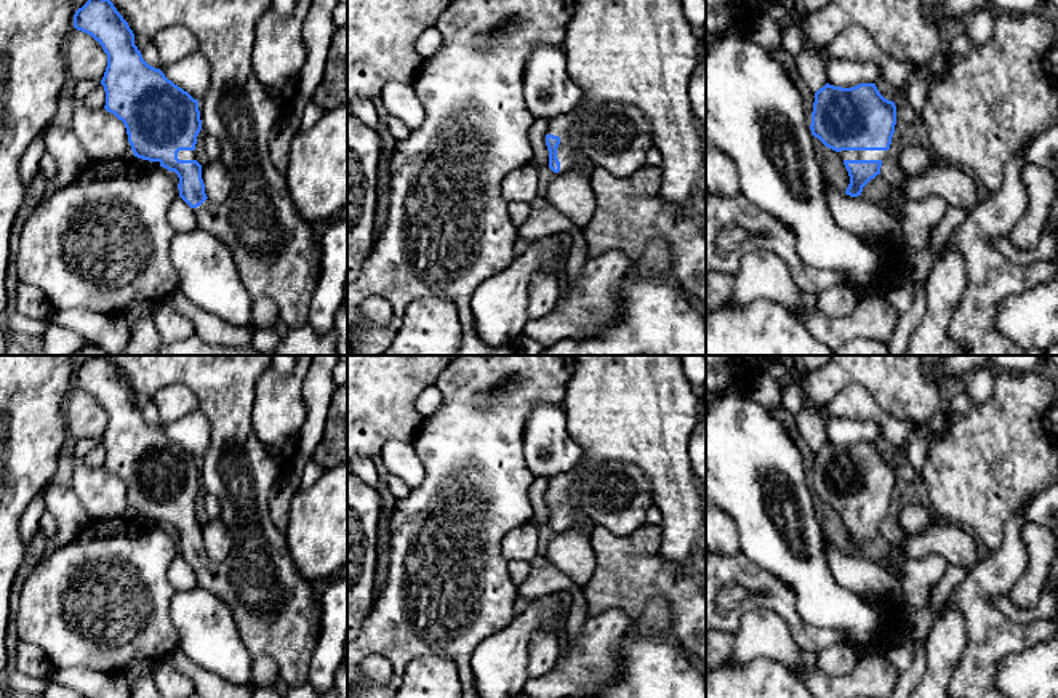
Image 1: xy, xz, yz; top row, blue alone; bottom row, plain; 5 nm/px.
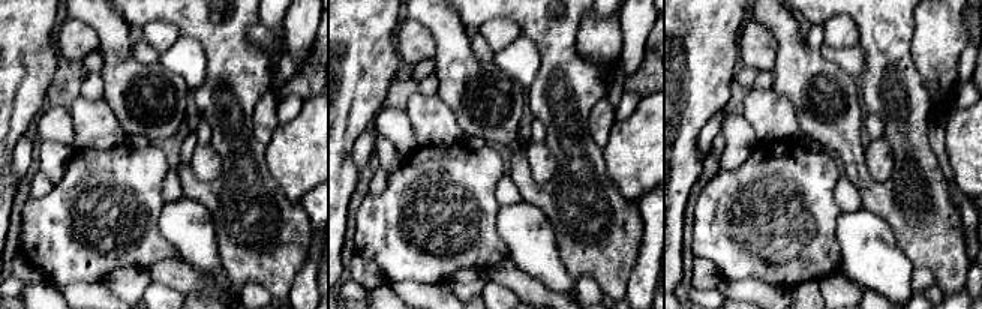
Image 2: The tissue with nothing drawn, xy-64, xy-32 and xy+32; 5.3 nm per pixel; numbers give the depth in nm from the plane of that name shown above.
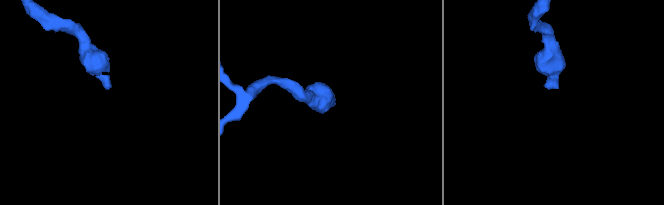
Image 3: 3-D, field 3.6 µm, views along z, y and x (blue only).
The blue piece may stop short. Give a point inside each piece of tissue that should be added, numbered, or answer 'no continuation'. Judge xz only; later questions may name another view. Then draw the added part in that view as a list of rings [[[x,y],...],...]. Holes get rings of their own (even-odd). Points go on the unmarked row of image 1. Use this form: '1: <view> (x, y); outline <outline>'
1: xz (615, 495); outline [[[581,461],[573,471],[549,479],[547,493],[560,496],[559,532],[571,530],[581,511],[594,528],[629,536],[645,524],[653,504],[648,479],[639,466],[623,461],[608,461],[591,471]]]

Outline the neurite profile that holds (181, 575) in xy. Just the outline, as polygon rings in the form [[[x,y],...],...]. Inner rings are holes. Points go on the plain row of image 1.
[[[179,554],[168,568],[168,580],[174,591],[189,591],[198,586],[192,567]]]

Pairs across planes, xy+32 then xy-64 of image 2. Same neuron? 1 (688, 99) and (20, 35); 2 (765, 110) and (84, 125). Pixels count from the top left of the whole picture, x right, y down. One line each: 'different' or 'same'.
1: same
2: same

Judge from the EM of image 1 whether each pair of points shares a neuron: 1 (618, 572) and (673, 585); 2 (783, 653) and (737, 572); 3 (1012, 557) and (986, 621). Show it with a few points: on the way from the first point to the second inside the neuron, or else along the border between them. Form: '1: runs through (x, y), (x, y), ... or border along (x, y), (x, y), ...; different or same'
1: runs through (631, 572), (660, 578); same
2: border along (789, 628), (773, 612), (751, 609), (733, 634); different
3: runs through (996, 573), (983, 586), (983, 605); same

